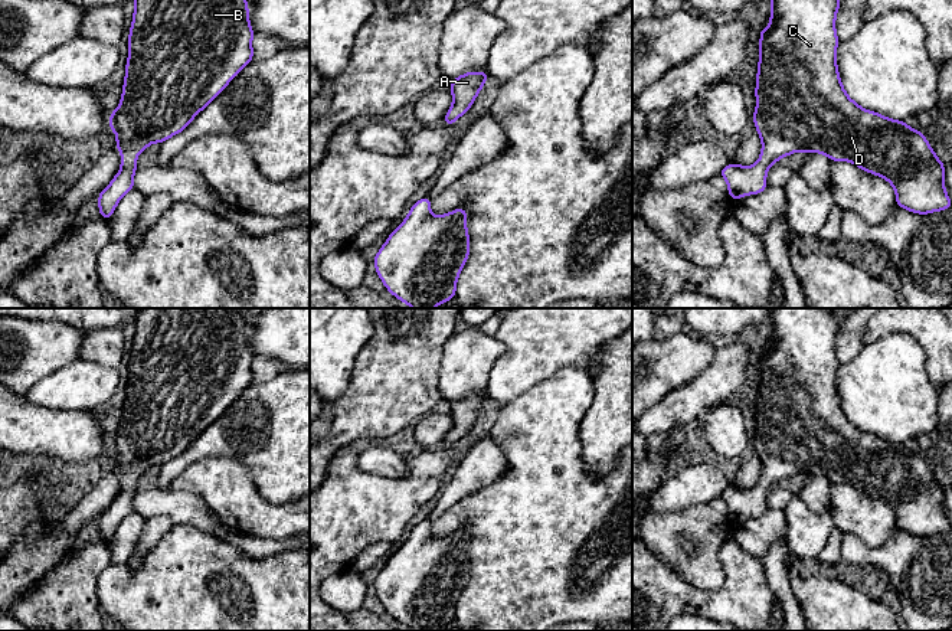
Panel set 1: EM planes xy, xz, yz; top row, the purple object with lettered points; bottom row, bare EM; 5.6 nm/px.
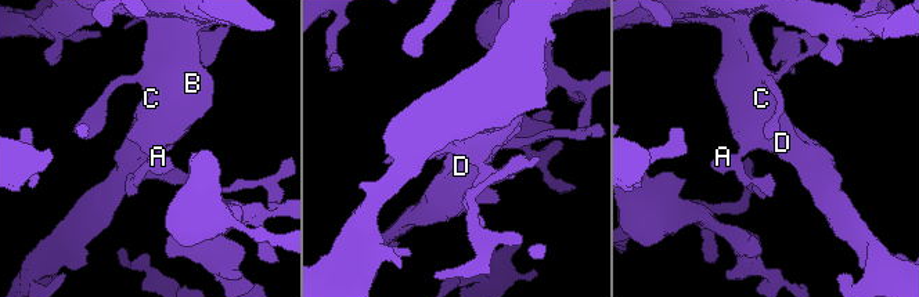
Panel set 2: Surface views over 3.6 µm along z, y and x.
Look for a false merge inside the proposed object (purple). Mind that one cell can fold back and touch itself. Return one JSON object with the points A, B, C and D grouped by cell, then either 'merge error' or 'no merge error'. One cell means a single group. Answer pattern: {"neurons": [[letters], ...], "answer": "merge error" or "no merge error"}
{"neurons": [["A", "B", "C", "D"]], "answer": "no merge error"}

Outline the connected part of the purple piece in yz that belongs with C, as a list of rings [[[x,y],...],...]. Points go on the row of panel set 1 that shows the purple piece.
[[[769,0],[771,24],[760,29],[756,75],[756,109],[750,117],[762,140],[759,161],[745,167],[727,164],[719,171],[726,180],[730,199],[758,194],[768,189],[766,173],[771,166],[796,151],[821,153],[832,161],[850,161],[858,169],[884,177],[896,192],[897,206],[919,215],[946,210],[952,202],[946,193],[943,177],[945,164],[938,158],[920,130],[910,128],[904,121],[890,120],[879,112],[861,108],[845,92],[838,68],[835,17],[841,0]]]

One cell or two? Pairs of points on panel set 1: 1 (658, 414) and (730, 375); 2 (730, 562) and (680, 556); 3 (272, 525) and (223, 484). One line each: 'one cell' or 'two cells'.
1: one cell
2: two cells
3: one cell

